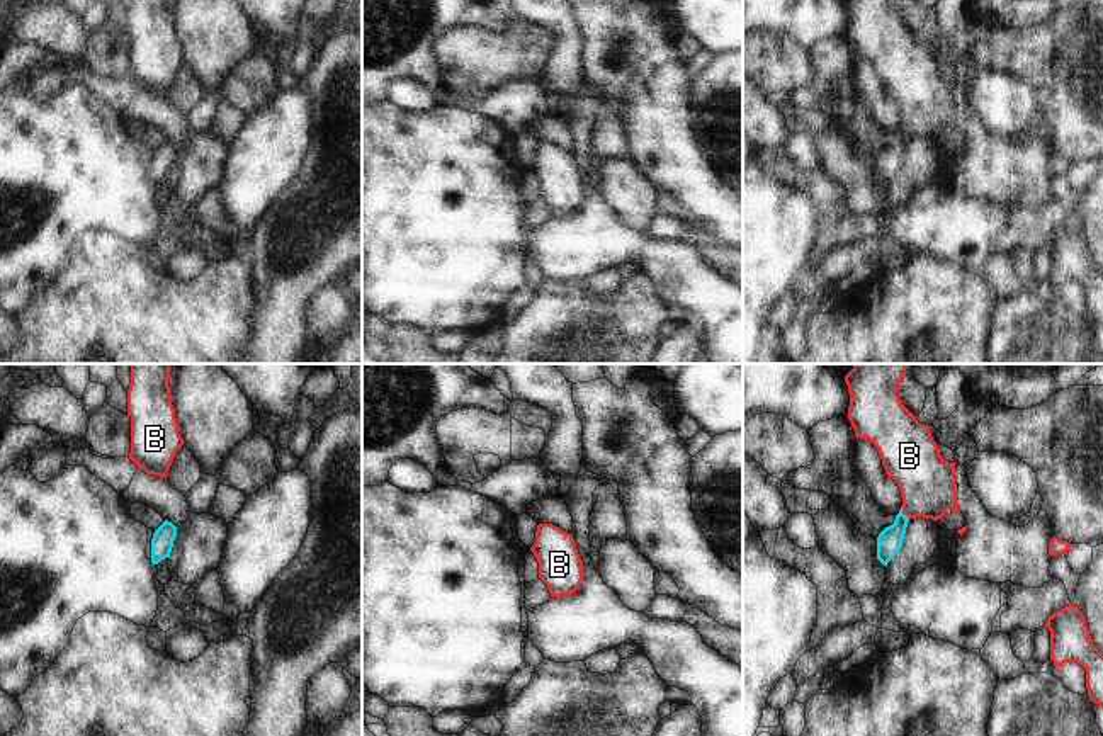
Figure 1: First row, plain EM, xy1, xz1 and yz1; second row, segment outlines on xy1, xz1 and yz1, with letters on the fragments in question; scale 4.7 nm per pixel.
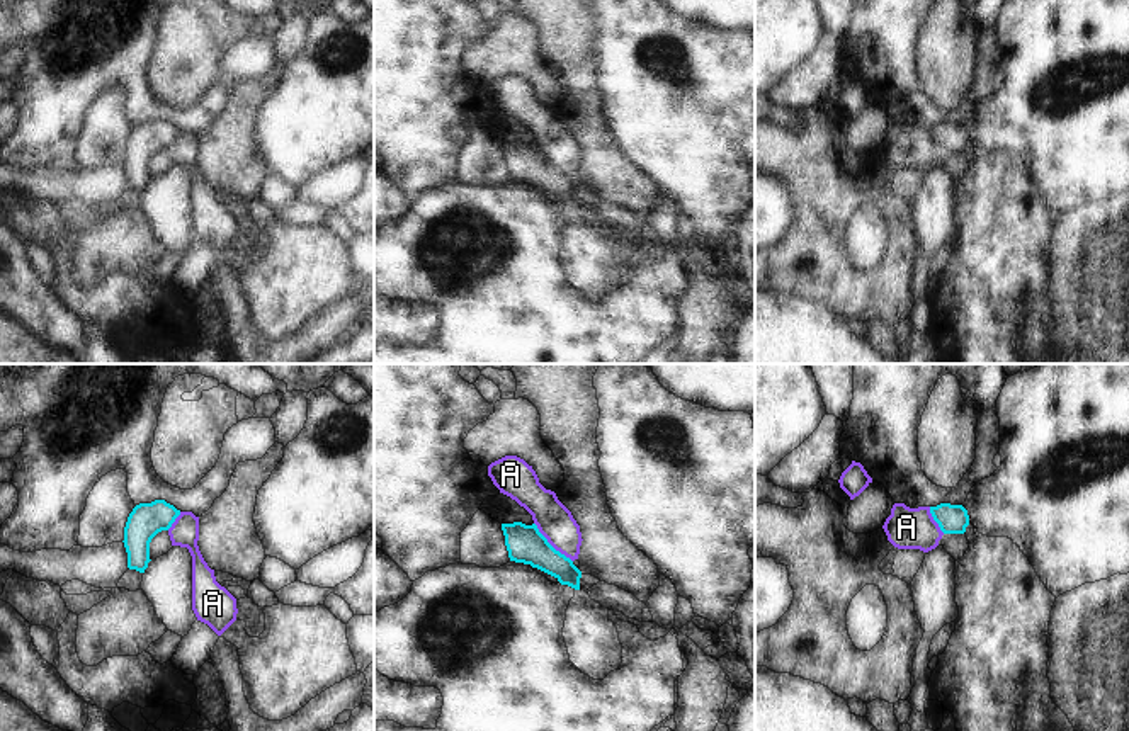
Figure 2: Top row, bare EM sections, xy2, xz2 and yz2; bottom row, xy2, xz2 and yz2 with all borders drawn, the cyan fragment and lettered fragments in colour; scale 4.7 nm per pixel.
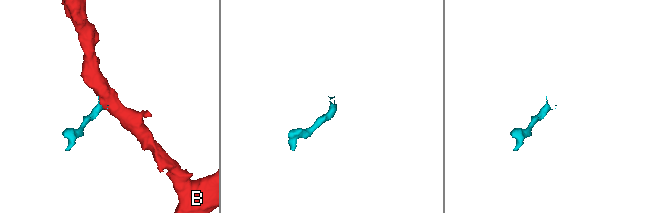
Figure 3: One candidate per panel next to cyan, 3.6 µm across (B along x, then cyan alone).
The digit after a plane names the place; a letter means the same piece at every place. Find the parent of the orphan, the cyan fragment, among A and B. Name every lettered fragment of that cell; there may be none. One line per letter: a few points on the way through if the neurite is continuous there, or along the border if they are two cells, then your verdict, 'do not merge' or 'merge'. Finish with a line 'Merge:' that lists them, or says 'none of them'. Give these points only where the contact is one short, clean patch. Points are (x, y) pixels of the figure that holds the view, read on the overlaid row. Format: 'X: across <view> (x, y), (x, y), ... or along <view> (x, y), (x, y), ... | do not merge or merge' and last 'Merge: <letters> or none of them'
A: along xz2 (534, 522), (538, 531), (572, 561) | do not merge
B: across yz1 (889, 541), (903, 514), (927, 490), (927, 481) | merge
Merge: B

